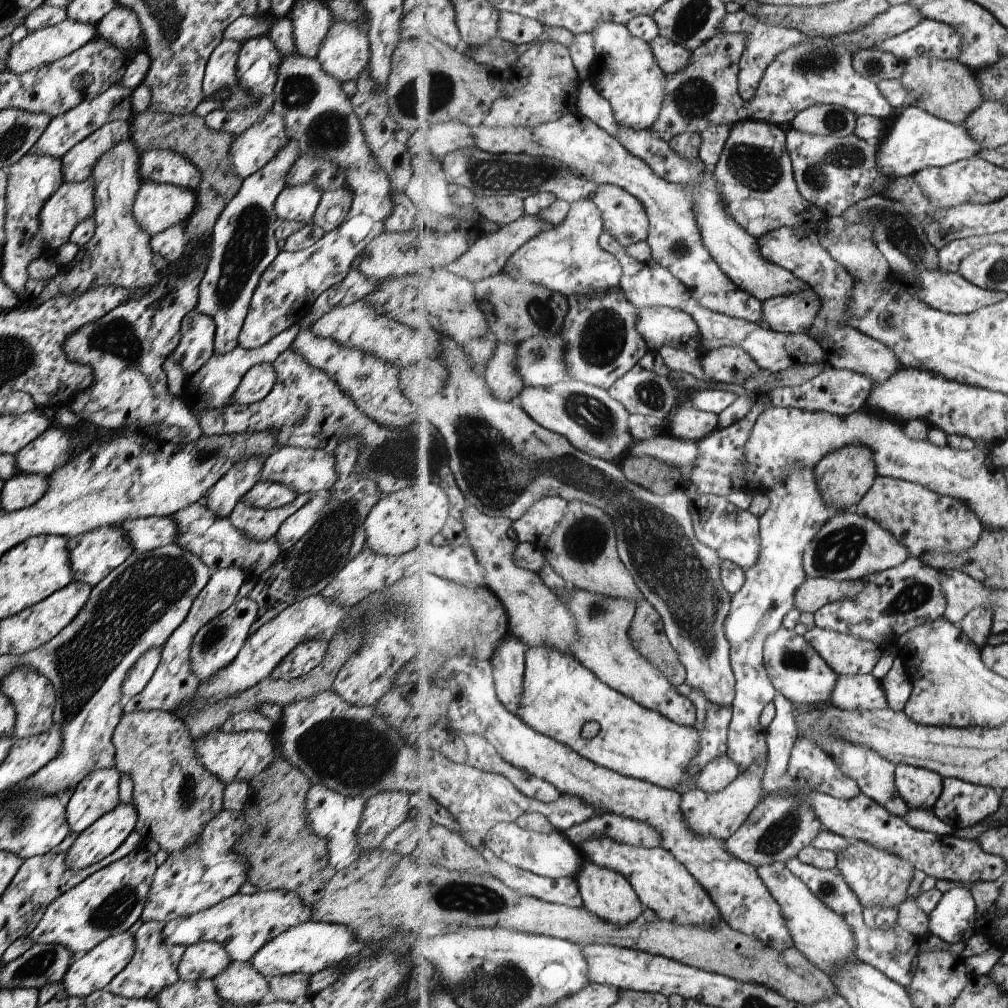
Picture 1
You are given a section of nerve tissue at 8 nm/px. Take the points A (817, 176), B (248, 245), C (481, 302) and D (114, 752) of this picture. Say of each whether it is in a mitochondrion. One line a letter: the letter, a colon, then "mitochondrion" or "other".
A: mitochondrion
B: mitochondrion
C: other
D: other

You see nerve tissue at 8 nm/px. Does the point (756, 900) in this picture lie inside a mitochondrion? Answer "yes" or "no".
no

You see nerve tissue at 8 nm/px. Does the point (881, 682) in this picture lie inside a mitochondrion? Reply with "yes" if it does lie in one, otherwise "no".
no

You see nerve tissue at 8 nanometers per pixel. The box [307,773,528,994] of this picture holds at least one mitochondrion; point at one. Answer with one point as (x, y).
(473, 898)

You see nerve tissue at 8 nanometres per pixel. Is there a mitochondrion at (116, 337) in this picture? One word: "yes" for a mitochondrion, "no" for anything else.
yes

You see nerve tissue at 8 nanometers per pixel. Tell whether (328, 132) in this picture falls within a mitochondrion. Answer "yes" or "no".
yes

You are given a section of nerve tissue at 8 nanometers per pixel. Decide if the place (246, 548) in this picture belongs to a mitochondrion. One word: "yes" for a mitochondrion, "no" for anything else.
yes

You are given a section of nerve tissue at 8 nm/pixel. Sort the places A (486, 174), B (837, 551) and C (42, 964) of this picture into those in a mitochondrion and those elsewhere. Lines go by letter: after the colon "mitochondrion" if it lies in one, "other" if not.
A: mitochondrion
B: mitochondrion
C: mitochondrion

